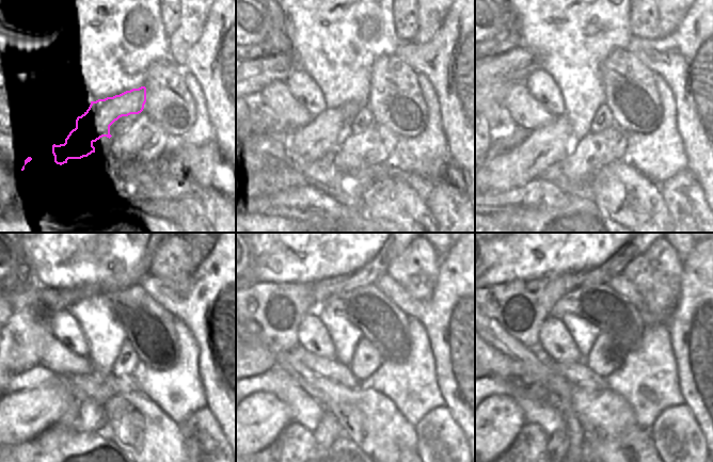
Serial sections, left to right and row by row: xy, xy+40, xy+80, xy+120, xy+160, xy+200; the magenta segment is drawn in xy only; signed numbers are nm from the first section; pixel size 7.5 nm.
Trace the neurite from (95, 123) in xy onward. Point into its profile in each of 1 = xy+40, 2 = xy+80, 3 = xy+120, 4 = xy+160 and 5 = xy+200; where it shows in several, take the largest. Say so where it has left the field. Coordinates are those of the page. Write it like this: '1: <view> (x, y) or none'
1: xy+40 (307, 144)
2: xy+80 (549, 145)
3: xy+120 (18, 417)
4: xy+160 (258, 419)
5: xy+200 (497, 419)

